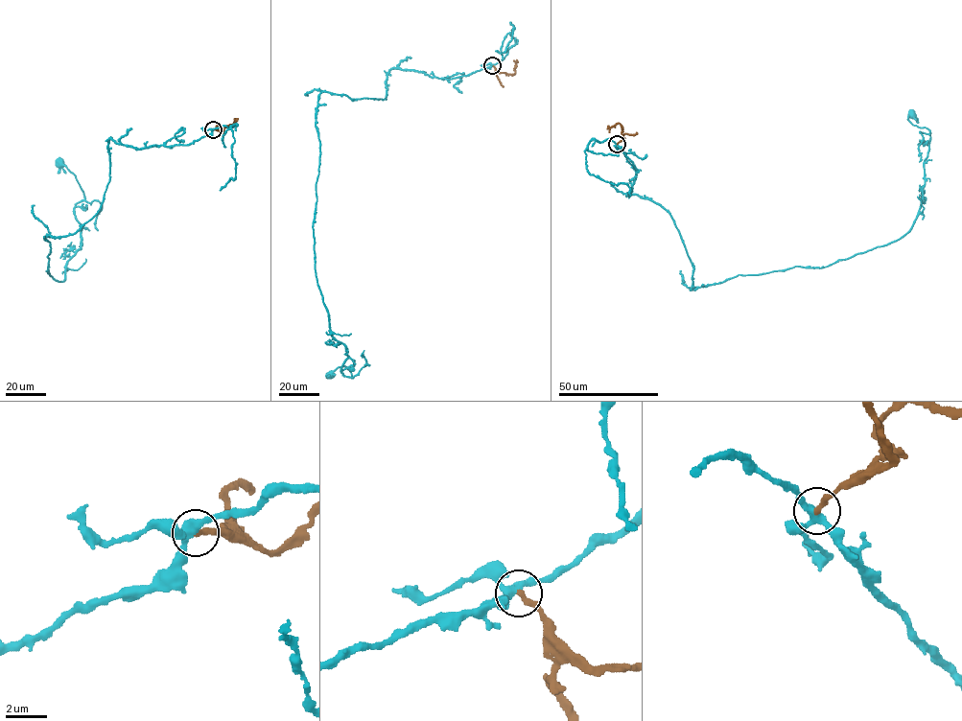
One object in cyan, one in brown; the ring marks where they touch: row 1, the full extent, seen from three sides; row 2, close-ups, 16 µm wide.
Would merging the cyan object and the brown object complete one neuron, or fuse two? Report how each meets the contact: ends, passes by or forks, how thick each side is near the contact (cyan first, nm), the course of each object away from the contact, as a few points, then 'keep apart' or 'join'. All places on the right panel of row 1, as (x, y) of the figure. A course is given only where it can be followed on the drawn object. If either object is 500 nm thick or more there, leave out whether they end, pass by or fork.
cyan forks there; brown ends there; 340 nm thick on the cyan side, 280 nm on the other; cyan runs (617, 144), (637, 171), (626, 196), (673, 221), (691, 290), (828, 267), (904, 236), (930, 135), (911, 115); brown runs (617, 144), (623, 139), (621, 126), (616, 124), (609, 132); keep apart

